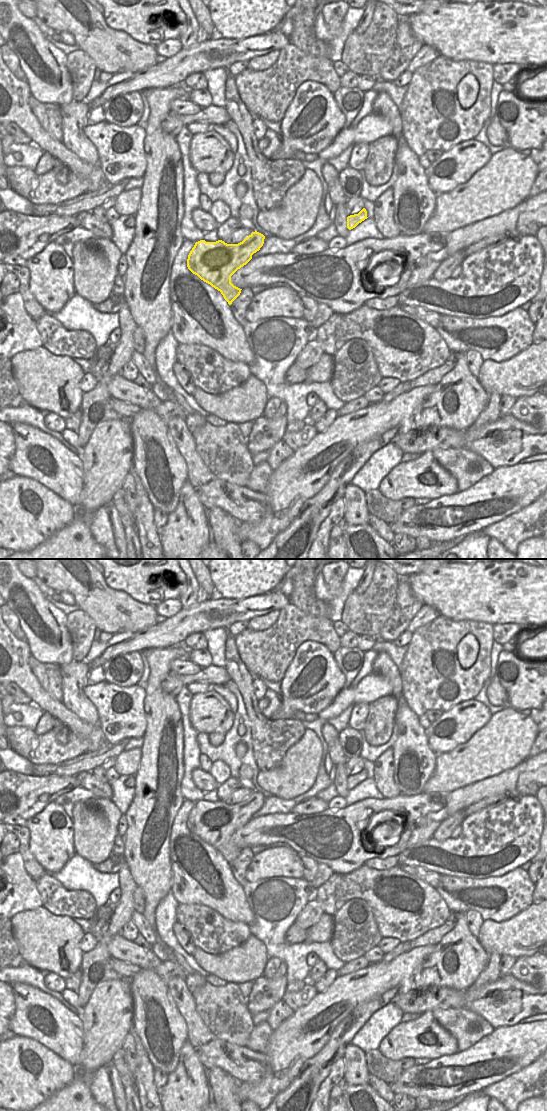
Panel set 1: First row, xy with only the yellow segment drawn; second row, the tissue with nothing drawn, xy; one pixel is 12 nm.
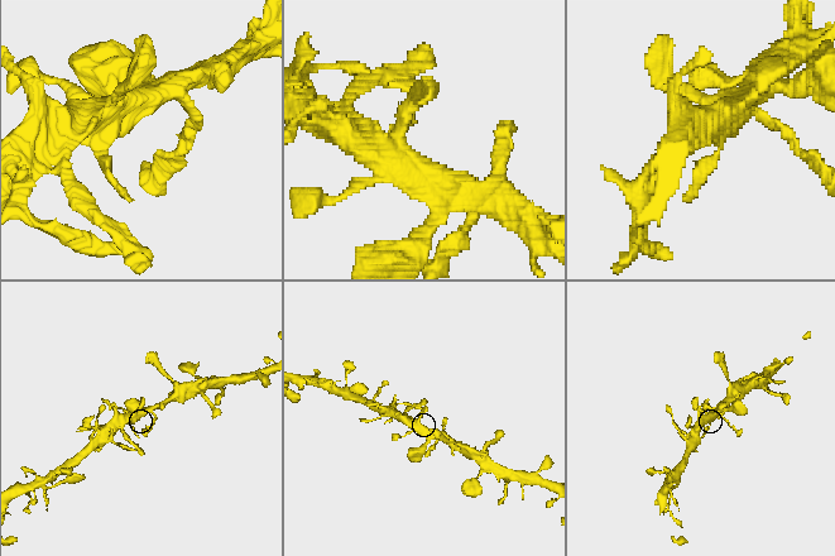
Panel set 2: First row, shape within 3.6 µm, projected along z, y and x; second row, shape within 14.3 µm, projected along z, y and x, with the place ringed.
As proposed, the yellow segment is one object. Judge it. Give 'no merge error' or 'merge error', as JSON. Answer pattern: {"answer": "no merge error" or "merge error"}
{"answer": "no merge error"}

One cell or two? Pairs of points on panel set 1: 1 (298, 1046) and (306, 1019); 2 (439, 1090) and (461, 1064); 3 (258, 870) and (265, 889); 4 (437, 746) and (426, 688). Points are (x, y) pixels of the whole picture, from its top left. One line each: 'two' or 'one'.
1: one
2: one
3: two
4: two

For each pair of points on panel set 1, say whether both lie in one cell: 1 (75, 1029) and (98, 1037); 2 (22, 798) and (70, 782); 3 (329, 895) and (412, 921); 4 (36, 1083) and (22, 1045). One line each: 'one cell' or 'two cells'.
1: two cells
2: one cell
3: one cell
4: one cell

